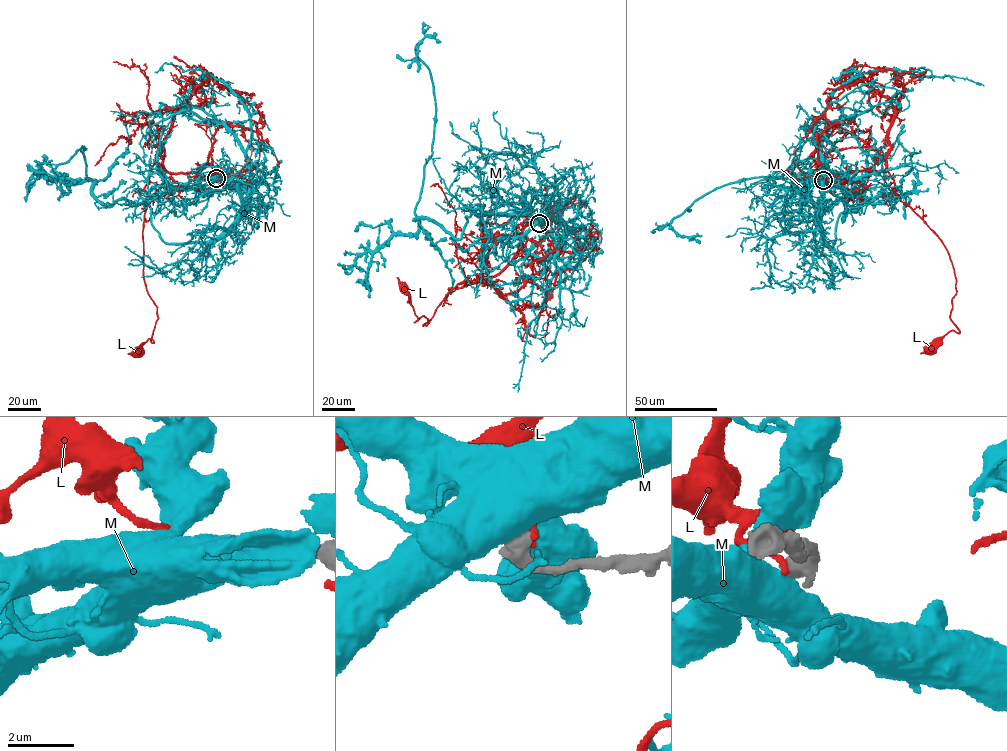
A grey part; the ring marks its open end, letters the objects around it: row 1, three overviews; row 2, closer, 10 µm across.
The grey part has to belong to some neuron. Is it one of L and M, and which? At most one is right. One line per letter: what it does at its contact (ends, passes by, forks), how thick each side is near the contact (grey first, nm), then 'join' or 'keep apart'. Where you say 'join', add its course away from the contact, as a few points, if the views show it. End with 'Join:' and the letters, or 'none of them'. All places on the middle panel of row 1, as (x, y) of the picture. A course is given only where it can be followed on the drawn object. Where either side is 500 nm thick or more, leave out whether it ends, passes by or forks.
L: 600/120 nm | keep apart
M: 600/900 nm | keep apart
Join: none of them

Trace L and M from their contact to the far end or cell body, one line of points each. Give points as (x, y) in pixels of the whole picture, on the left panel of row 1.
L: (217, 178), (208, 164), (199, 173), (164, 170), (147, 207), (143, 278), (158, 319), (152, 342), (136, 353)
M: (216, 178), (241, 209), (205, 242), (164, 242), (147, 203), (105, 206), (81, 146), (54, 170), (67, 194)

